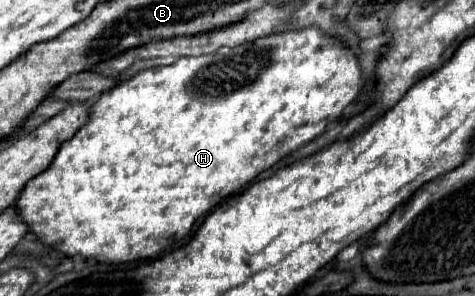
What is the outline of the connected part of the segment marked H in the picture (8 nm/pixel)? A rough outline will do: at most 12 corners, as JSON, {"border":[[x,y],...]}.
{"border":[[318,26],[140,70],[16,200],[154,258],[364,76]]}

